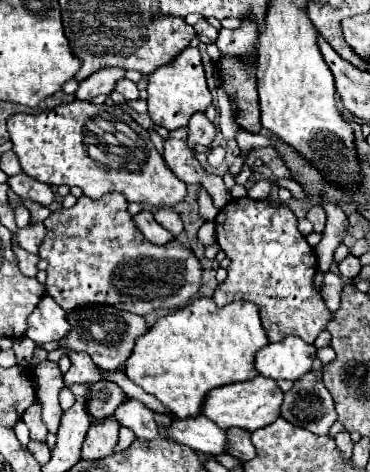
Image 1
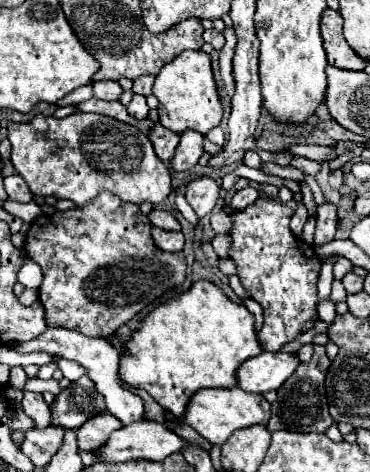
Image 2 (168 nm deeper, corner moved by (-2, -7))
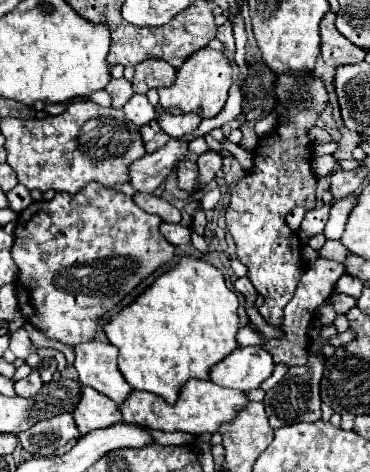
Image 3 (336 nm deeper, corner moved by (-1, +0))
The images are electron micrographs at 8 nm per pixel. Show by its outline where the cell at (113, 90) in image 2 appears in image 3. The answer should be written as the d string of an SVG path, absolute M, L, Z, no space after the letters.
M111 78L111 82L107 84L105 90L111 94L115 108L123 108L131 100L131 96L135 94L133 88L131 88L131 82L125 80L125 78L119 78L119 80Z

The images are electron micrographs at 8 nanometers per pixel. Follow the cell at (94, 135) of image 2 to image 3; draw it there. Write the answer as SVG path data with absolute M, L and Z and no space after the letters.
M71 102L65 112L41 120L3 118L7 164L29 190L79 192L89 182L115 186L127 182L127 168L145 154L139 128L117 108L103 108L95 102Z

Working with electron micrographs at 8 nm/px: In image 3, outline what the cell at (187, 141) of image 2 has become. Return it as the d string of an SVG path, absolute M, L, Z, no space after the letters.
M169 140L163 148L153 154L145 154L135 160L129 168L129 184L137 192L155 192L159 184L169 176L179 160L187 156L187 142Z

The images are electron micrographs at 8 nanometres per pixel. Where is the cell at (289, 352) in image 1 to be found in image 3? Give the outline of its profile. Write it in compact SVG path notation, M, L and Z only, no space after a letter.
M245 346L231 352L231 356L223 358L215 368L209 372L209 380L225 386L235 388L241 392L249 392L259 388L263 380L267 380L273 372L273 358L261 346Z

